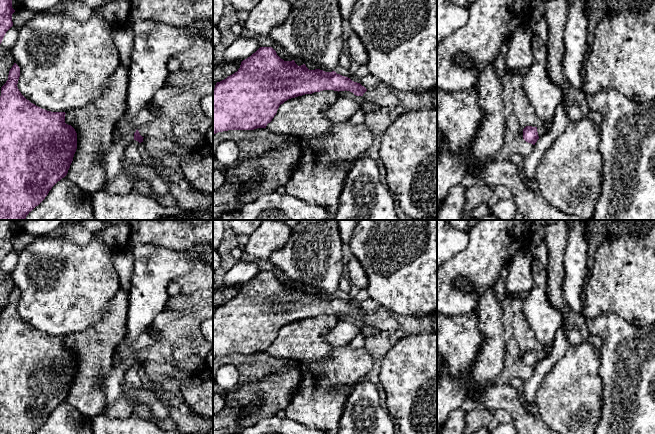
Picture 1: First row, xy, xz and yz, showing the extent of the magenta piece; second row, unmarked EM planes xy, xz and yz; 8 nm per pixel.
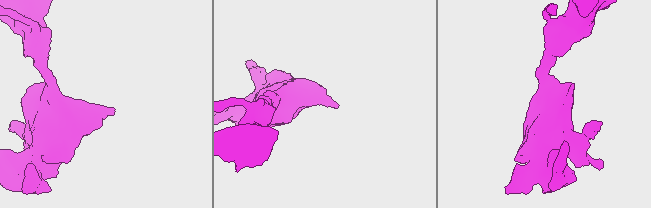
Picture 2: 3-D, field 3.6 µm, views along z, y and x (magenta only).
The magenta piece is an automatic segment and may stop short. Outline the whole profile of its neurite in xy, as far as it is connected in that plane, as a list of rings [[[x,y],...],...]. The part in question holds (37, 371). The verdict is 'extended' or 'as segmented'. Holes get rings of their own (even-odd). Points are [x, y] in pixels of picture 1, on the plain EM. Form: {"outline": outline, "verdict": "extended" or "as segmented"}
{"outline": [[[14,287],[0,320],[0,434],[33,434],[48,419],[52,411],[64,402],[77,373],[77,357],[65,347],[65,336],[51,336],[27,324],[17,308],[20,292]]], "verdict": "as segmented"}

